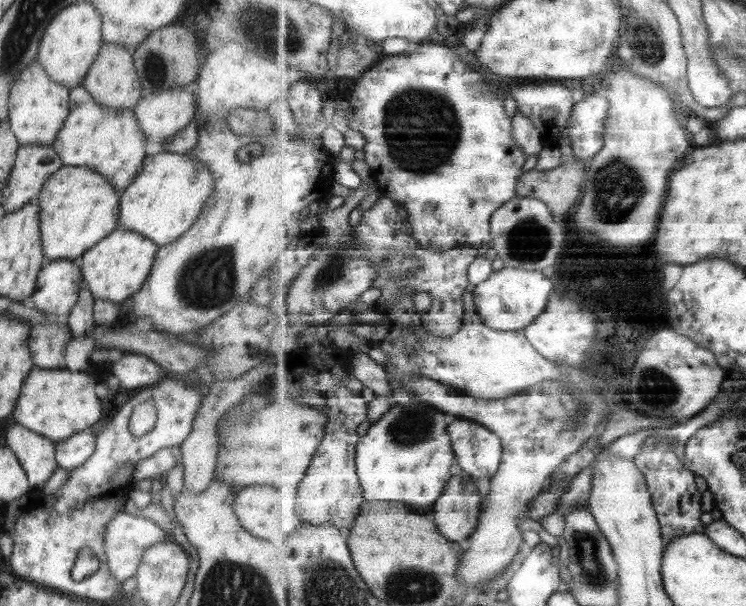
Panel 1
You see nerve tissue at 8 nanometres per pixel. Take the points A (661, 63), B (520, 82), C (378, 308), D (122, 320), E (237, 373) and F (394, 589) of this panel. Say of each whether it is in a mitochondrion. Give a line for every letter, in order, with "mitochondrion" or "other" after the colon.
A: other
B: other
C: other
D: other
E: other
F: mitochondrion

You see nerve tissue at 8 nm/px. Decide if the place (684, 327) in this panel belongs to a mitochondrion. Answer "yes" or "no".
no

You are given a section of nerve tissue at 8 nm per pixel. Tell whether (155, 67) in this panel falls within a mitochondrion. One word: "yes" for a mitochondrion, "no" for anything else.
yes

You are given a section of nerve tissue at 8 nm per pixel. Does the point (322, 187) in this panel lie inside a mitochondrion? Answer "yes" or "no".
no

